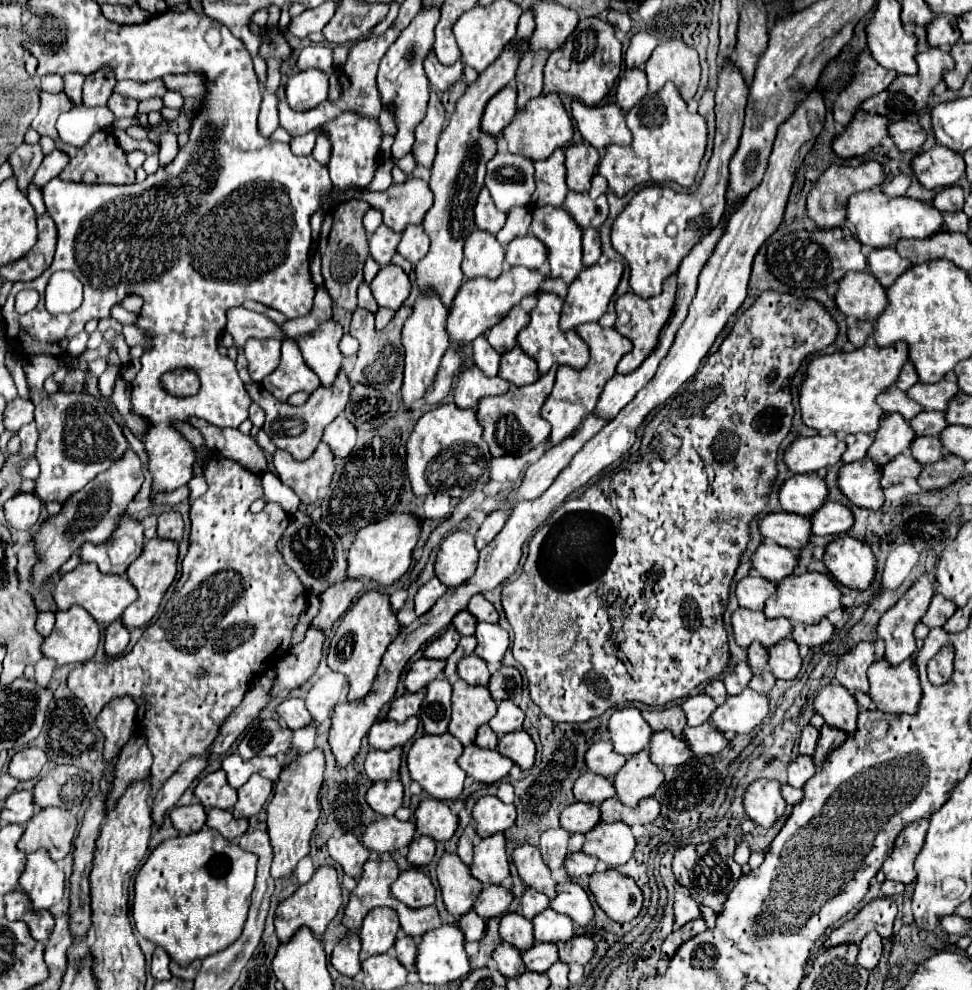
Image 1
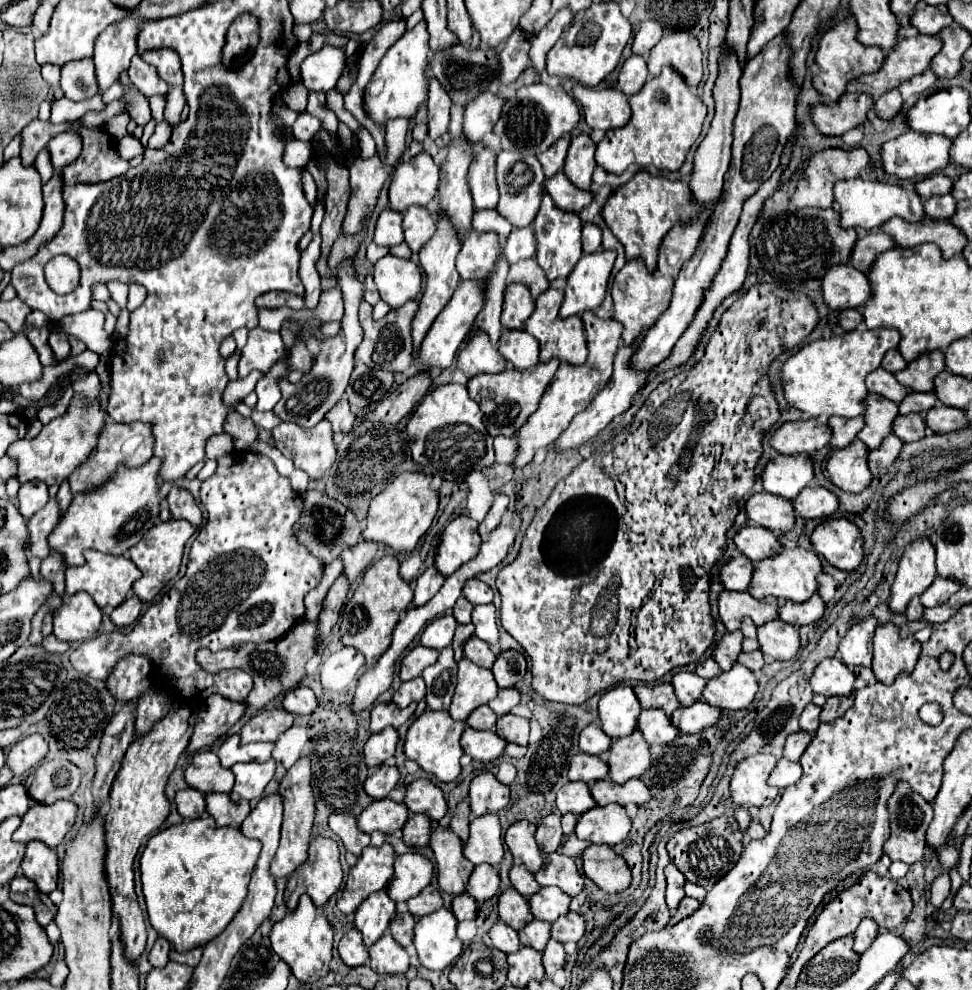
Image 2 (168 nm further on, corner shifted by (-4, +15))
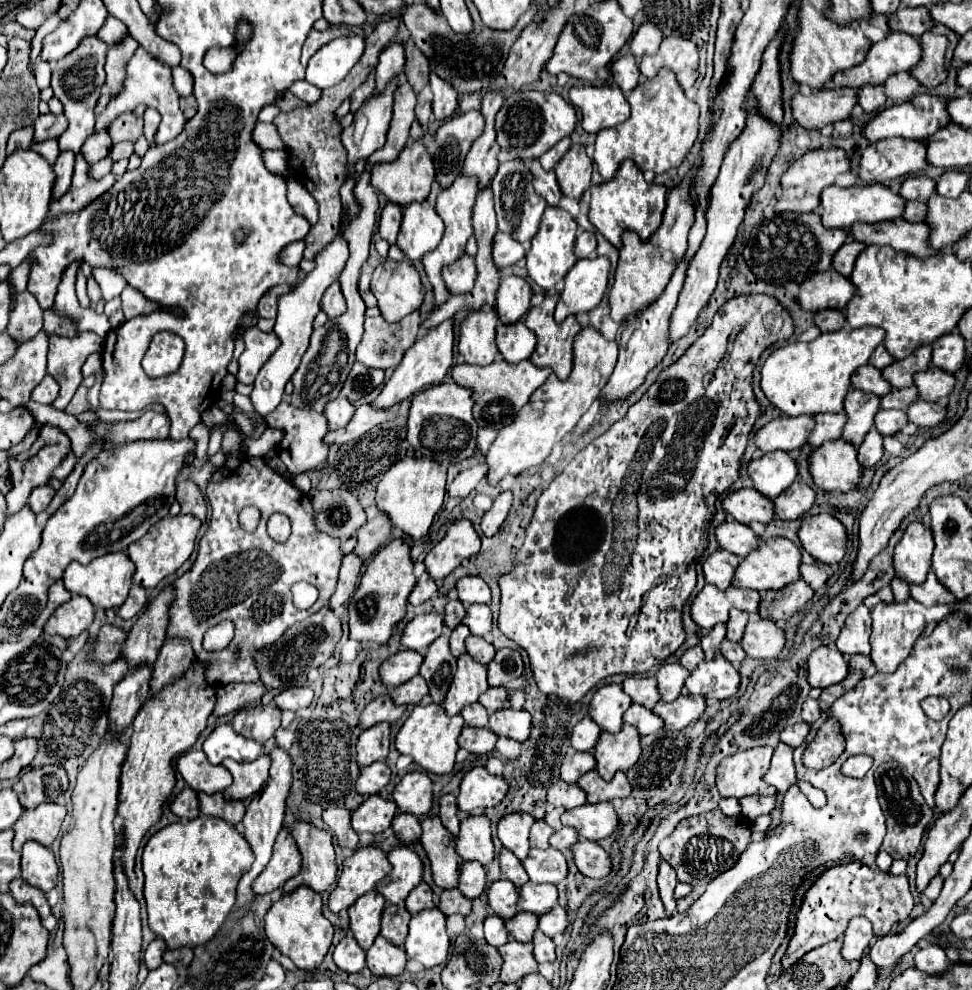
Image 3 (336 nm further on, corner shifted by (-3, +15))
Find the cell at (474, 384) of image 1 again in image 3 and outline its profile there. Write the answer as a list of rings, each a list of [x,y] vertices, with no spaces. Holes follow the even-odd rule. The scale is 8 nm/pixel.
[[[483,307],[479,311],[471,311],[459,329],[459,355],[469,365],[491,365],[497,361],[497,345],[495,345],[495,325],[497,311],[493,307]]]

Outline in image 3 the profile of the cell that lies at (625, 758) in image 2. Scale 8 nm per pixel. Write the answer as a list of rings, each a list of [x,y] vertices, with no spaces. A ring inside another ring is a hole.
[[[623,725],[617,735],[601,733],[599,743],[595,745],[597,773],[611,781],[617,771],[627,771],[641,757],[641,735],[633,725]]]

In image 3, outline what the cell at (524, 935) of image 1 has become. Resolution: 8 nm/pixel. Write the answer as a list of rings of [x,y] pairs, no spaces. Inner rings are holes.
[[[507,879],[495,881],[487,893],[489,893],[489,907],[495,915],[499,915],[505,921],[517,915],[519,889],[511,881]]]

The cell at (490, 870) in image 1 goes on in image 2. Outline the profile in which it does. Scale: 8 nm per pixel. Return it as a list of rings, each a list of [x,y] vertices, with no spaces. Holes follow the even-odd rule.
[[[488,813],[470,821],[470,837],[464,843],[464,857],[474,865],[498,865],[502,861],[504,845],[500,837],[500,821],[496,815]]]

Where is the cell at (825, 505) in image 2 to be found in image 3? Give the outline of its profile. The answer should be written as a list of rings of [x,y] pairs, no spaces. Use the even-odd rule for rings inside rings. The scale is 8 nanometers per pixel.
[[[795,481],[795,485],[791,485],[787,493],[781,493],[779,497],[775,497],[773,503],[775,503],[777,519],[791,521],[809,513],[809,509],[815,503],[815,491],[803,481]]]

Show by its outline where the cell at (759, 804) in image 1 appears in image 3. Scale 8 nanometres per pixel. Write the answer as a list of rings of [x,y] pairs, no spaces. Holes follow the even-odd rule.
[[[755,747],[721,761],[717,767],[717,789],[721,797],[741,799],[747,795],[775,795],[775,787],[763,781],[771,755],[771,747]]]

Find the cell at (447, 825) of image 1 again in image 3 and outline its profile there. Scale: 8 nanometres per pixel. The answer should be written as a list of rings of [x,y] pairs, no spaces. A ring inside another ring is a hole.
[[[407,773],[393,789],[393,801],[401,813],[425,817],[433,807],[433,783],[427,773]]]

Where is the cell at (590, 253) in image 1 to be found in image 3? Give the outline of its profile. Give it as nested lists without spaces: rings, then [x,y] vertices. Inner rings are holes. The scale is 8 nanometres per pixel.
[[[581,231],[581,233],[577,235],[577,241],[575,241],[575,255],[577,255],[577,259],[595,255],[595,247],[597,247],[595,233],[591,233],[591,231]]]

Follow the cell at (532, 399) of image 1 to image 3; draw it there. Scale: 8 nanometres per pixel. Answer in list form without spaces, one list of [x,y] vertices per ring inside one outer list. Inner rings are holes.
[[[527,359],[517,365],[511,365],[507,361],[501,361],[501,363],[495,361],[487,367],[455,365],[451,375],[453,375],[455,383],[469,387],[473,391],[473,401],[475,401],[473,417],[479,423],[479,427],[489,427],[489,429],[499,431],[515,419],[515,413],[519,413],[519,409],[523,405],[527,405],[527,401],[531,399],[535,389],[539,389],[547,381],[547,377],[551,375],[551,369],[541,369]]]

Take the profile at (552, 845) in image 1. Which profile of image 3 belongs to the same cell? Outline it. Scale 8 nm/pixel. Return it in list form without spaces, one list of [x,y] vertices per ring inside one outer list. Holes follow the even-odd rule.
[[[543,819],[535,821],[531,827],[531,847],[537,849],[549,849],[549,837],[555,833],[551,825],[547,825]]]

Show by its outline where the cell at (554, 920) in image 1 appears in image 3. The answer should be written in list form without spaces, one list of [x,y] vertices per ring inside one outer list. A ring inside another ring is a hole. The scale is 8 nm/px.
[[[525,883],[521,889],[519,889],[519,909],[521,911],[529,911],[529,913],[535,913],[535,915],[543,915],[543,913],[549,913],[555,905],[557,905],[557,887],[551,885],[551,883]]]

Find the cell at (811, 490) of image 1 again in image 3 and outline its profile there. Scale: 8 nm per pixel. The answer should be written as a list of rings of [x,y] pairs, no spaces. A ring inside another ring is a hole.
[[[771,451],[755,457],[747,467],[749,477],[755,483],[755,489],[769,499],[775,499],[779,493],[791,487],[797,479],[797,463],[785,451]]]

